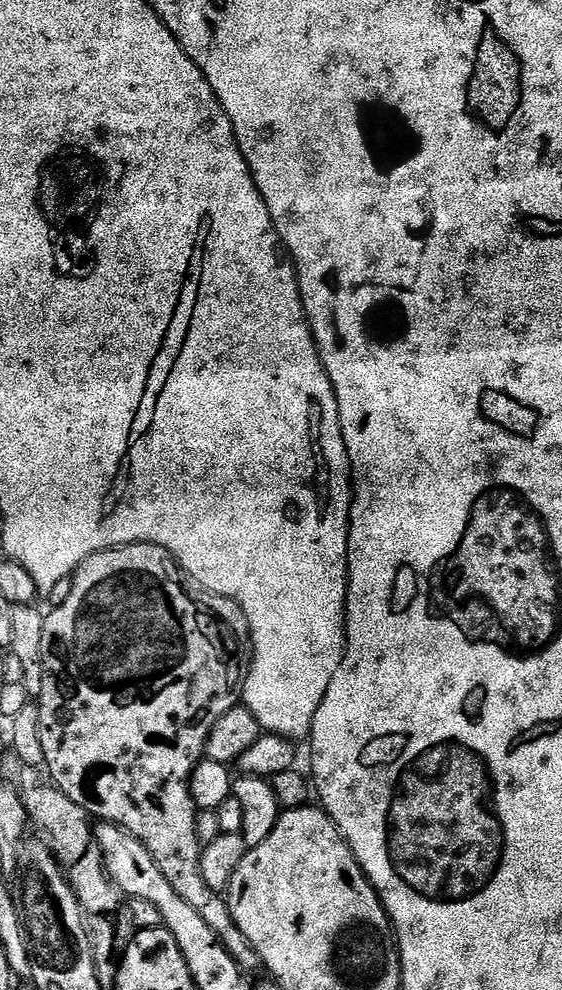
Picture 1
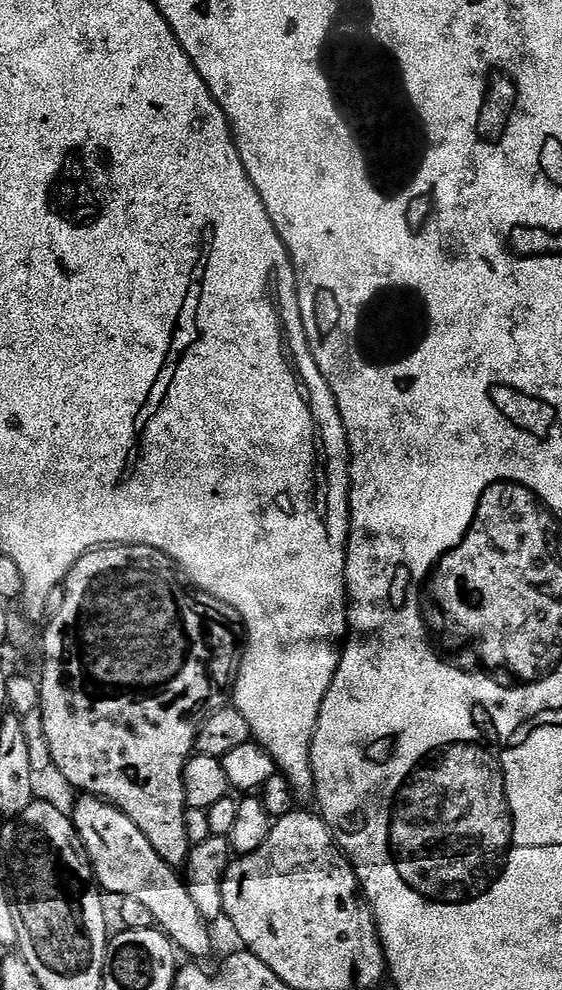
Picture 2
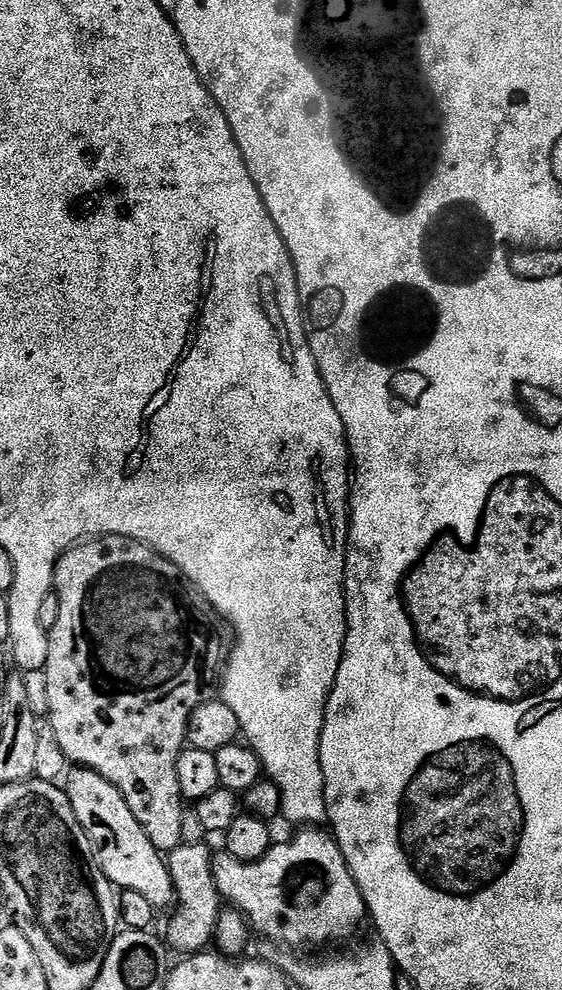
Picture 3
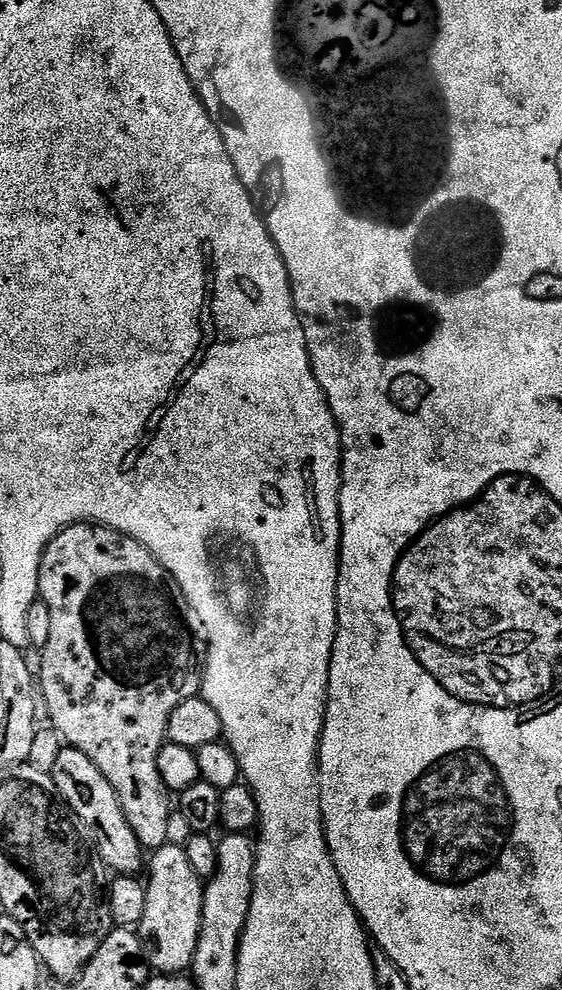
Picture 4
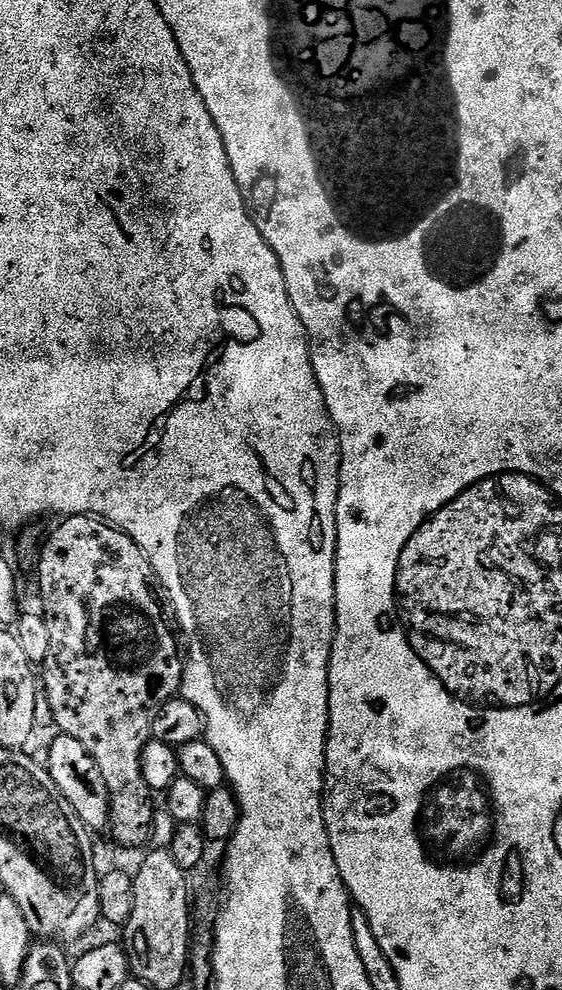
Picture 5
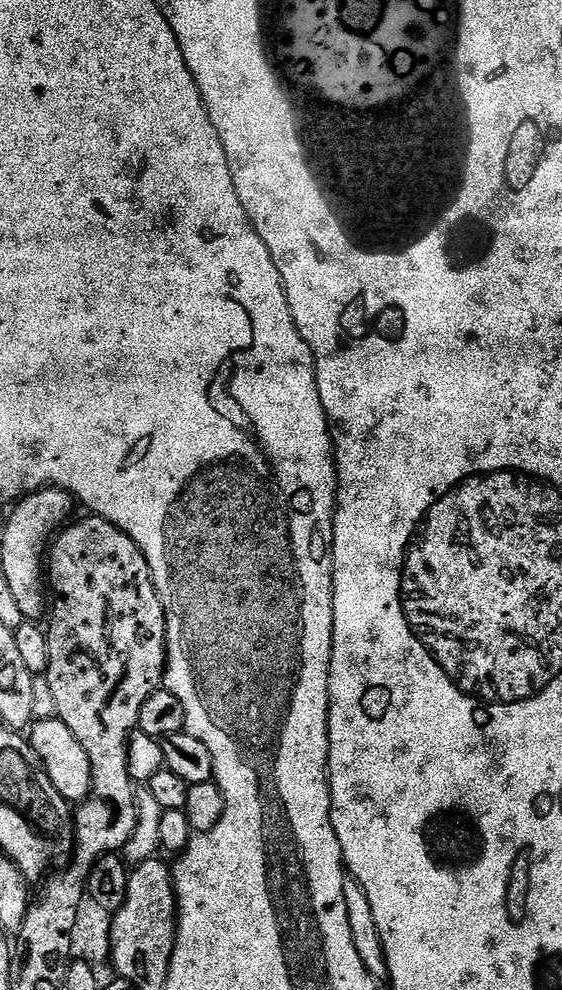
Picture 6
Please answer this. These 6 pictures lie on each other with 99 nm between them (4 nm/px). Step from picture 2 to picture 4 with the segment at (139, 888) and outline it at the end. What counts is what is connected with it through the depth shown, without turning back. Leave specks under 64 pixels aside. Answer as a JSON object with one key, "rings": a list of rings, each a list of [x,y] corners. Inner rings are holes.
{"rings":[[[64,746],[61,747],[50,775],[56,789],[60,791],[61,800],[72,809],[83,831],[92,835],[91,843],[94,845],[95,855],[99,859],[101,856],[105,866],[113,868],[113,873],[139,873],[142,855],[140,843],[126,818],[123,806],[120,805],[120,795],[114,790],[114,786],[110,786],[110,782],[106,782],[102,770],[98,770],[98,766],[94,766],[94,762],[90,762],[90,758],[82,754],[82,750]]]}

